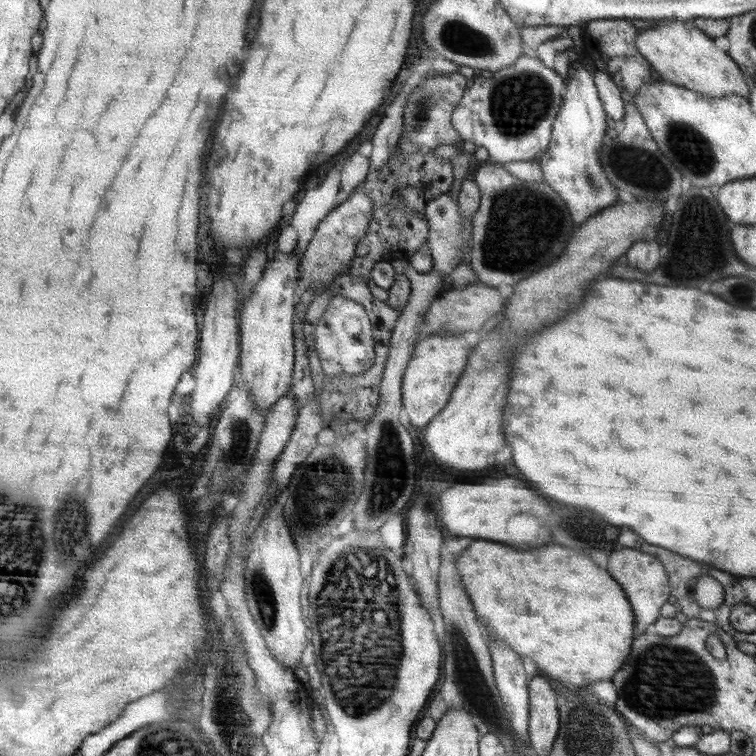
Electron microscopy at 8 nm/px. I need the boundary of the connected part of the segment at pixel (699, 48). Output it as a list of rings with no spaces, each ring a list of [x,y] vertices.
[[[655,20],[647,24],[649,26],[643,26],[641,34],[637,36],[637,50],[651,64],[655,76],[675,86],[693,90],[701,96],[723,98],[723,96],[739,94],[749,100],[749,90],[753,84],[749,82],[749,78],[745,78],[743,70],[735,64],[731,56],[723,54],[713,46],[711,36],[703,34],[699,28],[691,26],[689,22],[679,22],[679,20]]]

